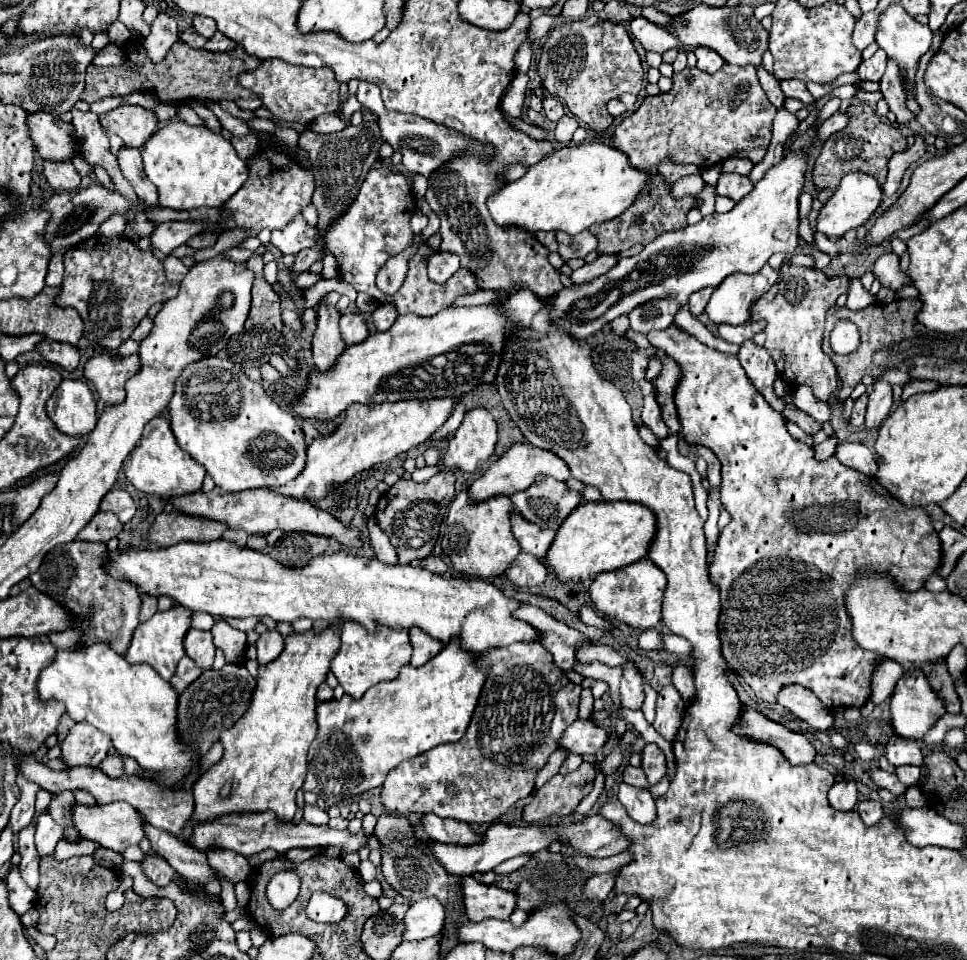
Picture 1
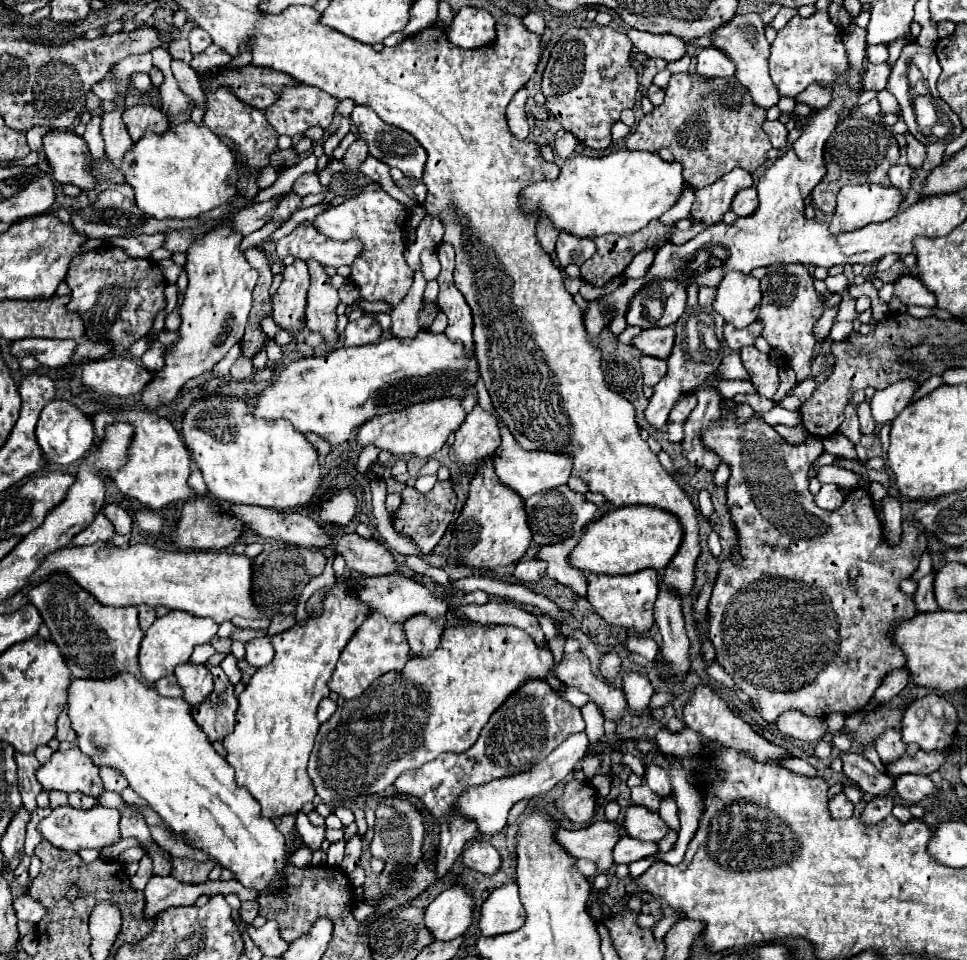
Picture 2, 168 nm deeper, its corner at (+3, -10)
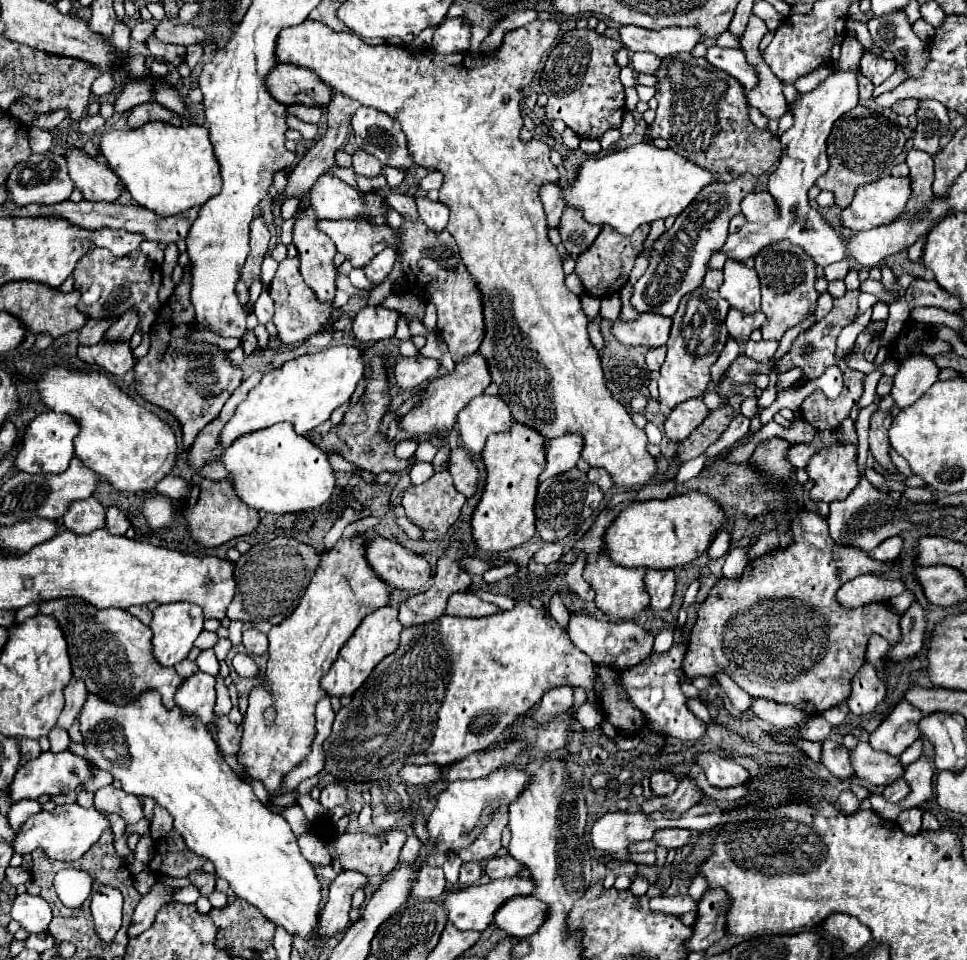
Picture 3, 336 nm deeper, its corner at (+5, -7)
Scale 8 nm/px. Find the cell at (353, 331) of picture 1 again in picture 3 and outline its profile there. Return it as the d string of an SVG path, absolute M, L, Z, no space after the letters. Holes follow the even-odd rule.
M368 305L356 315L352 323L354 335L356 339L364 343L376 343L380 339L390 339L396 333L396 323L400 315L402 315L400 311L392 311L382 305Z

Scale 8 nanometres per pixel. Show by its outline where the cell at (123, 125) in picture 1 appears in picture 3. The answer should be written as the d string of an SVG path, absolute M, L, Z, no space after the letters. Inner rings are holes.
M148 101L144 105L138 105L138 107L130 109L130 113L128 113L128 125L130 127L140 127L140 125L150 123L150 121L164 121L164 123L170 123L170 125L182 125L180 115L162 107L156 101Z

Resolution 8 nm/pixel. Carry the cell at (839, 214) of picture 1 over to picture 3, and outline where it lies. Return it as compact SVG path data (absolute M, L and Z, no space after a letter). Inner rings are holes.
M884 177L856 191L854 201L842 211L844 227L852 231L868 231L878 225L888 225L910 199L910 177Z

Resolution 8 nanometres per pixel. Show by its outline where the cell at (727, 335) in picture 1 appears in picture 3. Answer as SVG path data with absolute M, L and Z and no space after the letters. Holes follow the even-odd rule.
M730 309L726 317L726 327L728 333L738 341L744 343L748 341L752 331L760 329L766 316L760 310L752 314L738 313L738 309Z

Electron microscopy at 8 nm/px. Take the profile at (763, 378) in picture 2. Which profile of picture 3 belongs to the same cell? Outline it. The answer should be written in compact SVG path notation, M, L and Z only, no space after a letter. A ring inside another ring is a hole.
M746 341L744 343L744 353L750 357L750 359L770 359L778 349L778 341Z

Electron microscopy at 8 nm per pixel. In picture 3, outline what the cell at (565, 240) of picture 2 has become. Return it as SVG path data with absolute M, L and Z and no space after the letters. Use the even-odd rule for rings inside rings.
M570 205L564 207L558 231L562 235L564 247L570 251L572 257L578 257L582 251L586 251L598 237L600 229L600 225L590 225L582 217L582 213L578 213L578 209L570 209Z

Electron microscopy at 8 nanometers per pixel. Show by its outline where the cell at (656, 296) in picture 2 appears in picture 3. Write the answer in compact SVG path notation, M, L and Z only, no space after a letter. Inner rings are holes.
M746 173L744 177L738 177L730 183L712 183L704 187L692 205L676 217L672 229L654 243L648 269L634 285L632 305L638 313L660 313L672 317L680 299L702 285L710 257L726 243L730 219L740 213L742 199L754 191L756 183L758 179L752 173Z

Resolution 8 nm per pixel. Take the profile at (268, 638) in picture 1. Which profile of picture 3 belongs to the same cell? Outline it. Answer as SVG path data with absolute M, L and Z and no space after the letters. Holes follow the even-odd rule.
M246 629L242 635L242 645L248 649L248 653L262 655L268 651L268 637L258 629Z

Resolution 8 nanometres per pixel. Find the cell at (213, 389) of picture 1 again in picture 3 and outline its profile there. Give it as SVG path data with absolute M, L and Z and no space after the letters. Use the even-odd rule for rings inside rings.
M280 423L236 439L222 457L238 497L256 511L266 513L302 513L322 507L334 487L336 473L328 455L310 443L304 435L296 435L290 423Z

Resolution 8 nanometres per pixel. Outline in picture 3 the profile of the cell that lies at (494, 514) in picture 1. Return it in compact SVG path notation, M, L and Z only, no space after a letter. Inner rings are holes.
M514 423L506 433L494 433L484 447L488 471L484 495L472 515L472 535L482 551L500 553L526 543L534 535L534 501L538 477L546 467L546 439L526 425Z

